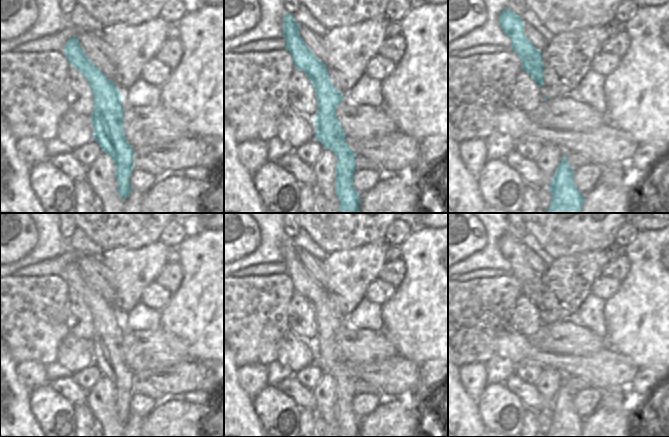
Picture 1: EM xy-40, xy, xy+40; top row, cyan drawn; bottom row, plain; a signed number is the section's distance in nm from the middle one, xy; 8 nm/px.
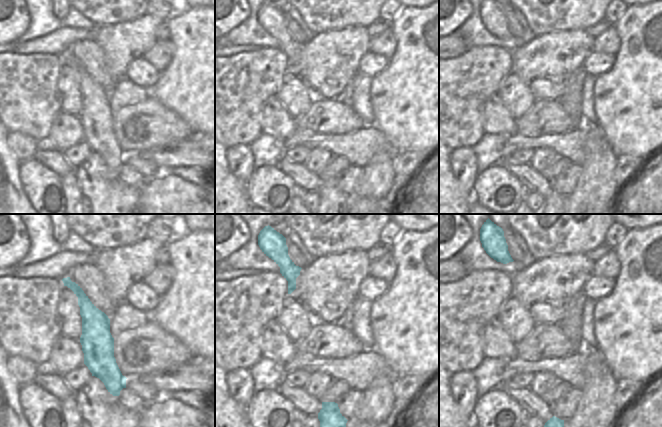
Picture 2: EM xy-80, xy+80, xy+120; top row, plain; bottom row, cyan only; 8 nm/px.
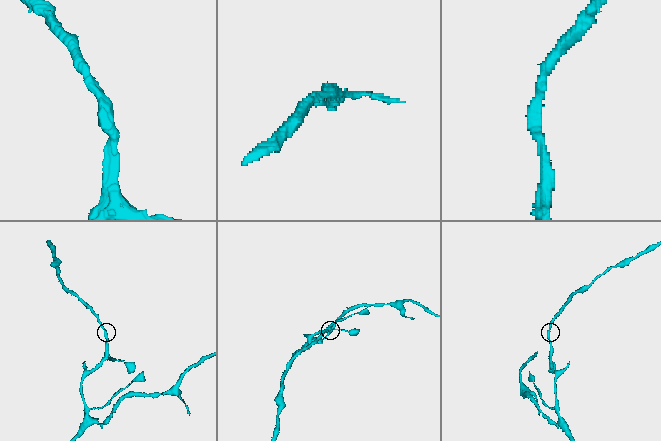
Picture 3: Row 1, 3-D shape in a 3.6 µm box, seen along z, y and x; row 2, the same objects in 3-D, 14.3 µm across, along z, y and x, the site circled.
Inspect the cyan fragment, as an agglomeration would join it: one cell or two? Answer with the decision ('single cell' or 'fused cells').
single cell

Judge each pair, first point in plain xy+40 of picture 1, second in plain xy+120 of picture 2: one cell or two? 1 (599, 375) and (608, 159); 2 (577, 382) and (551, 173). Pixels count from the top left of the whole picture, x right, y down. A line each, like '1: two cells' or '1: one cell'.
1: two cells
2: one cell

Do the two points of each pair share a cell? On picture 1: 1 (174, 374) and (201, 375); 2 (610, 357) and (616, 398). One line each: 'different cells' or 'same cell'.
1: same cell
2: different cells

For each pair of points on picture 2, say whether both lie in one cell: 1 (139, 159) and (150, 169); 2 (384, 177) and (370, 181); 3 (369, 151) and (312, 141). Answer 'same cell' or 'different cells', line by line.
1: same cell
2: same cell
3: same cell

